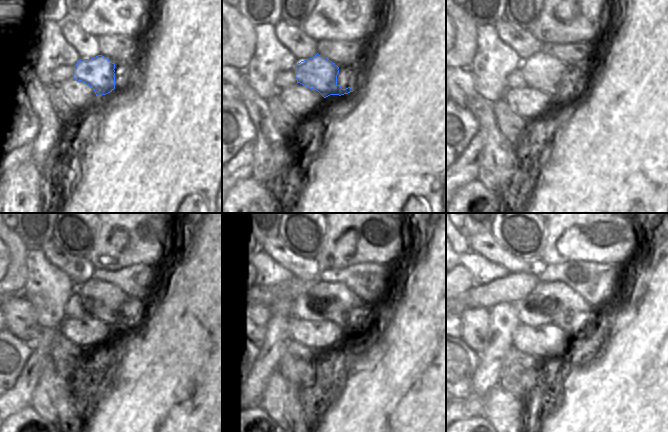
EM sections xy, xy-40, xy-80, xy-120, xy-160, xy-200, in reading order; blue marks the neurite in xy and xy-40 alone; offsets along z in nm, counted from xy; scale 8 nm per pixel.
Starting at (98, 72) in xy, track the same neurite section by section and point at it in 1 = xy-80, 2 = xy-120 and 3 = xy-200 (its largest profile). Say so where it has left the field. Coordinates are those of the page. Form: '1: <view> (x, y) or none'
1: xy-80 (543, 72)
2: xy-120 (101, 299)
3: xy-200 (570, 312)

